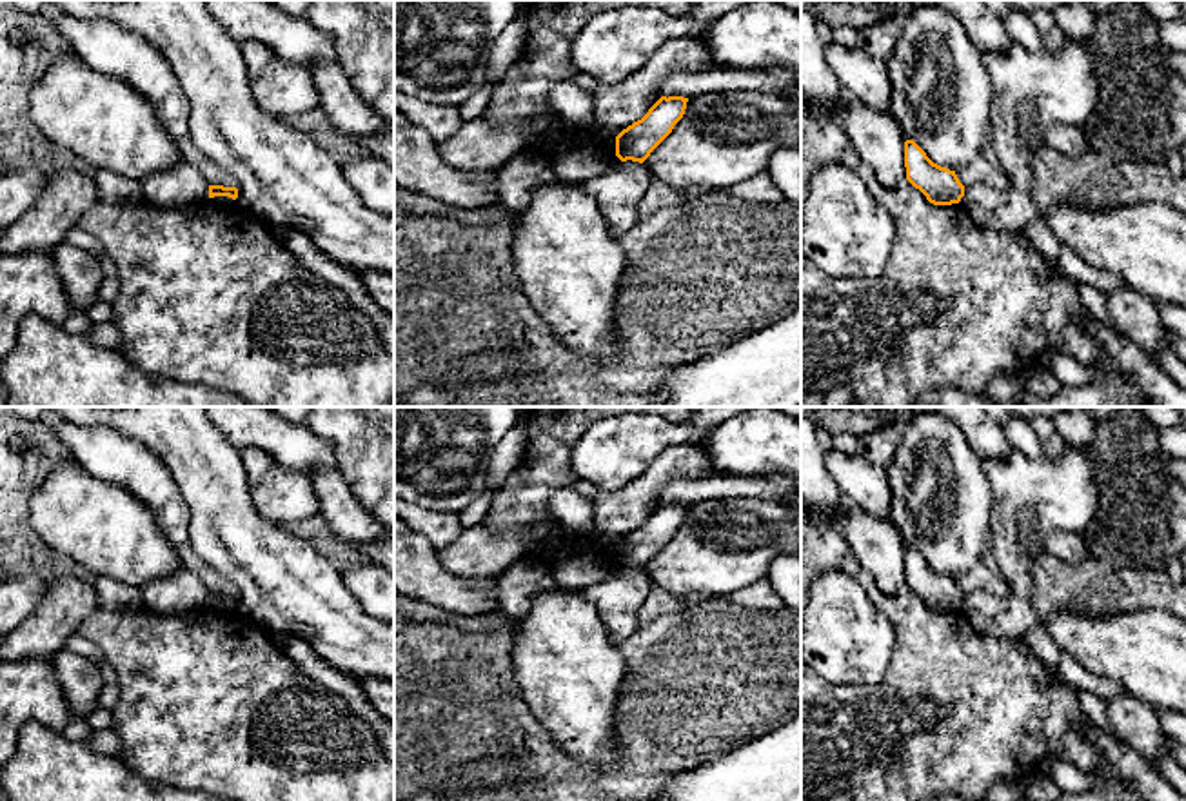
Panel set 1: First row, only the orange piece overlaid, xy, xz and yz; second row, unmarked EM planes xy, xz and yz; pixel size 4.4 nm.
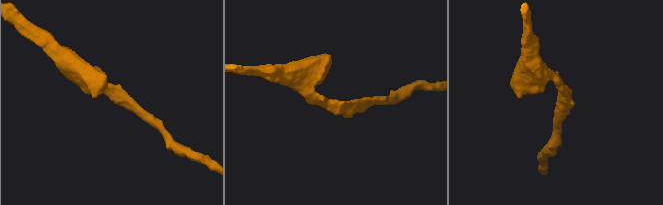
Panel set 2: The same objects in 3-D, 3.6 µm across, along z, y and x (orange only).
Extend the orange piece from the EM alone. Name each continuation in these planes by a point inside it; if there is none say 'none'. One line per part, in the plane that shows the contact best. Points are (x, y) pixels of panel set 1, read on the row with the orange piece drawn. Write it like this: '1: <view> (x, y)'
none

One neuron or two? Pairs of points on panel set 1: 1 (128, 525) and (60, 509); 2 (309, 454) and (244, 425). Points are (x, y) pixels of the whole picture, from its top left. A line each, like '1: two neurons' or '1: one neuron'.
1: one neuron
2: one neuron

